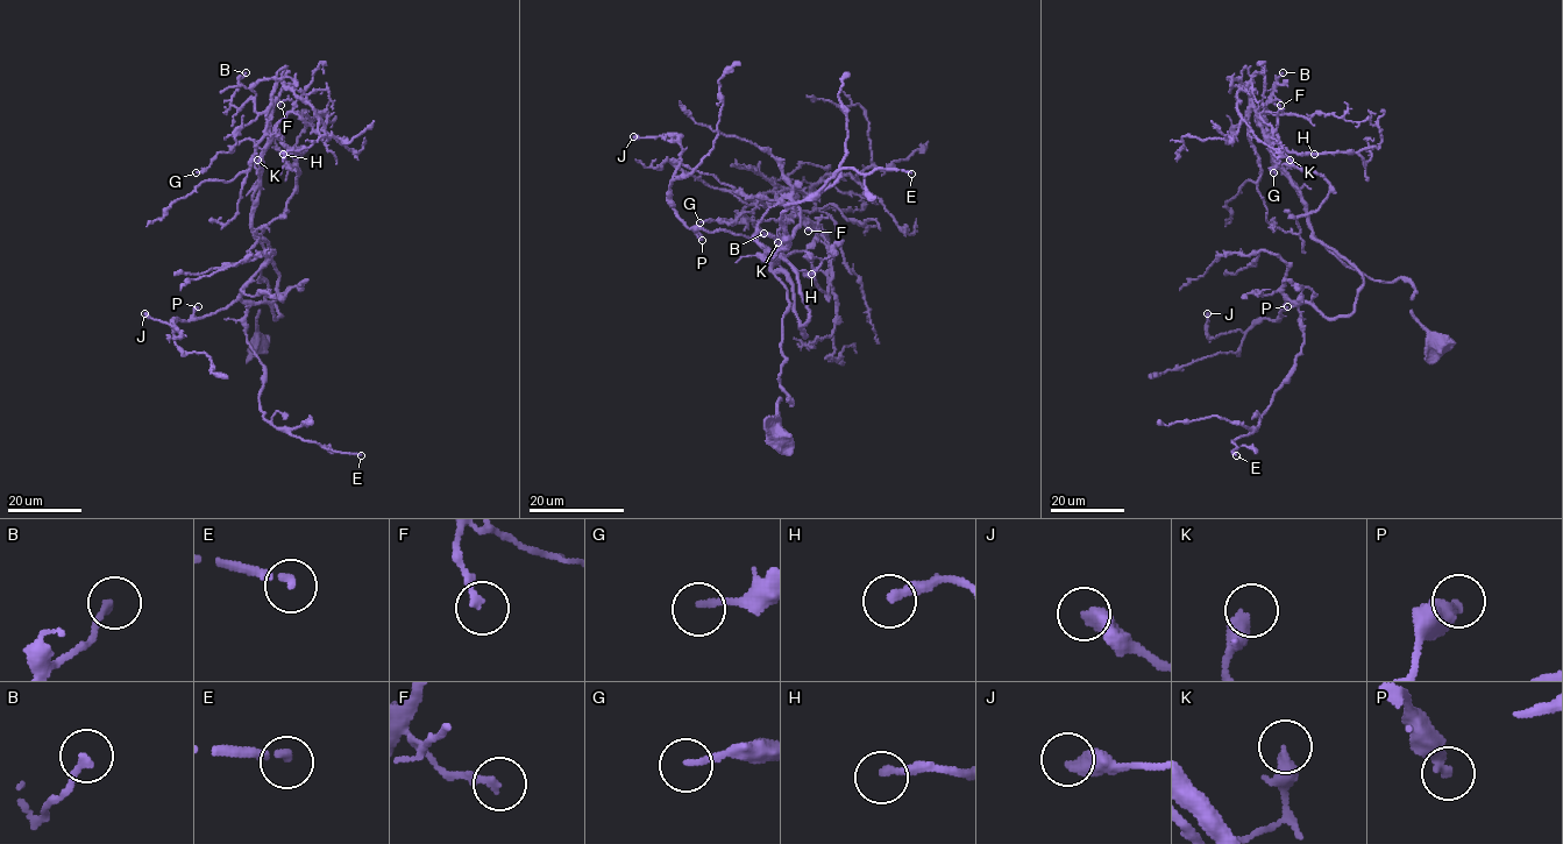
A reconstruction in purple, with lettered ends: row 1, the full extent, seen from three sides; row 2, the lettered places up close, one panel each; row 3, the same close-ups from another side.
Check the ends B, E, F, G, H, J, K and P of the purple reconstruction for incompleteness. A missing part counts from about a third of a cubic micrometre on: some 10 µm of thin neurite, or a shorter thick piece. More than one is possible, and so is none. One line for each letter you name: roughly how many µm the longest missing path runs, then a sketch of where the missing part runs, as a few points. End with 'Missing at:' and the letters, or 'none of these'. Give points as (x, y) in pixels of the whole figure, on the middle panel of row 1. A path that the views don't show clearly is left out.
E: missing 4 µm
H: missing 15 µm; course (811, 274), (804, 285), (815, 296), (826, 297), (822, 292)
Missing at: E, H

